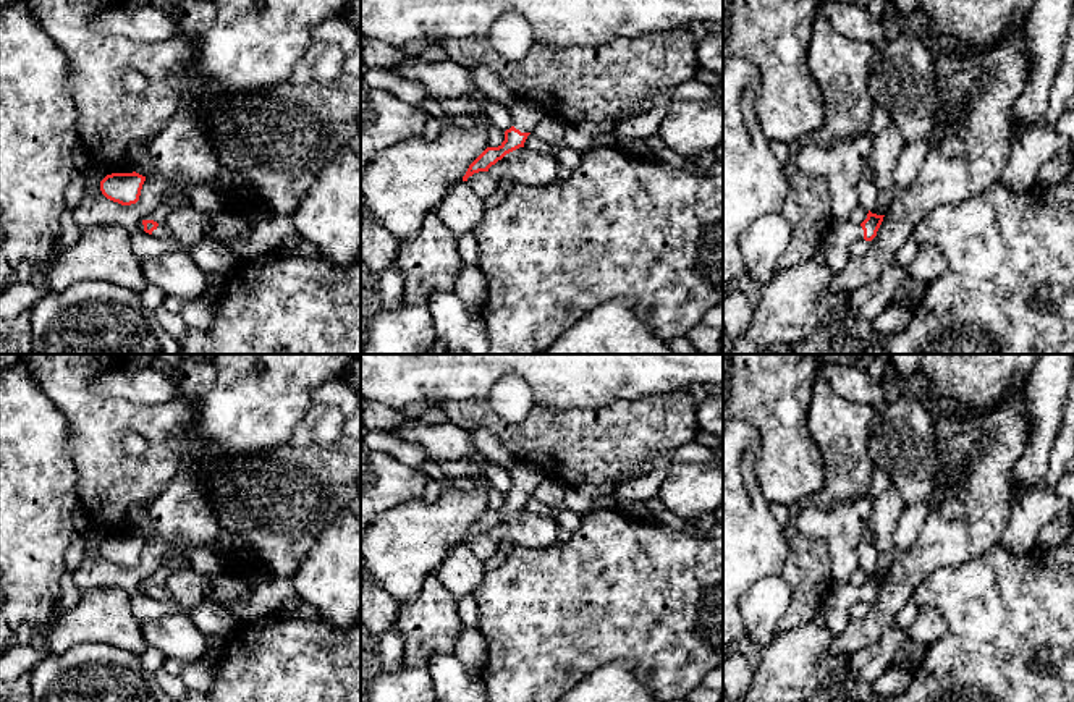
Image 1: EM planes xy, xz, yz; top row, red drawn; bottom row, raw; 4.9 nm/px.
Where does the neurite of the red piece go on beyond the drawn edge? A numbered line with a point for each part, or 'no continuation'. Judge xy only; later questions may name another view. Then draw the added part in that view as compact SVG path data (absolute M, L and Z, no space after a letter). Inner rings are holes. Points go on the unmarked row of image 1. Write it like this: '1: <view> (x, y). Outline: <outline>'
1: xy (162, 594). Outline: M159 586L159 589L152 594L154 602L170 602L173 600L173 594L167 586Z

